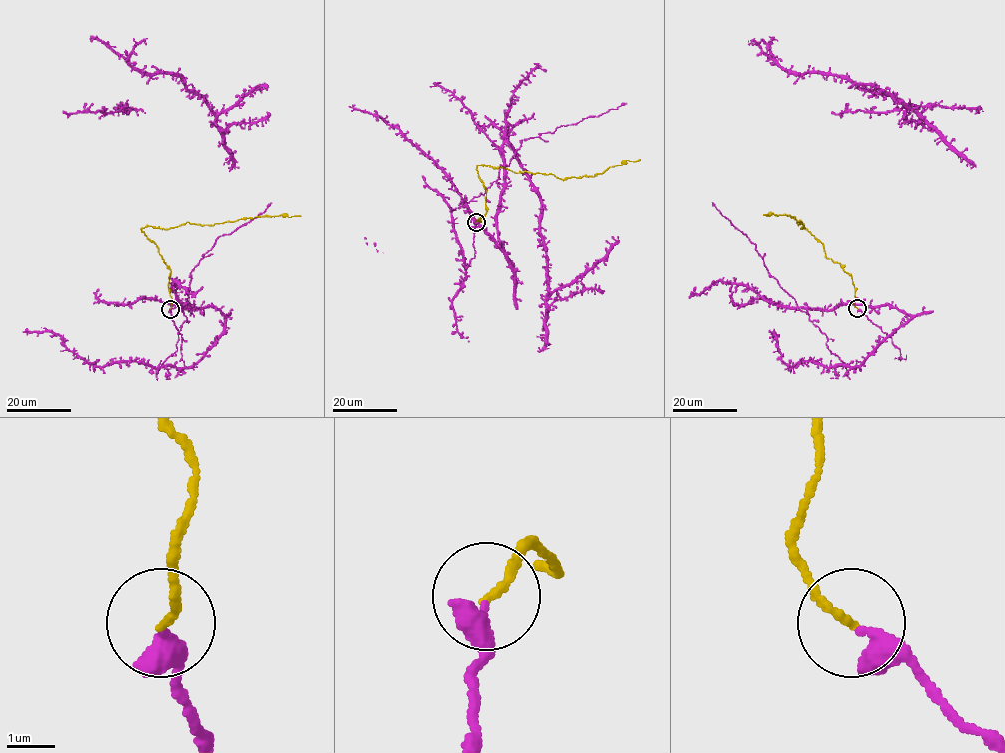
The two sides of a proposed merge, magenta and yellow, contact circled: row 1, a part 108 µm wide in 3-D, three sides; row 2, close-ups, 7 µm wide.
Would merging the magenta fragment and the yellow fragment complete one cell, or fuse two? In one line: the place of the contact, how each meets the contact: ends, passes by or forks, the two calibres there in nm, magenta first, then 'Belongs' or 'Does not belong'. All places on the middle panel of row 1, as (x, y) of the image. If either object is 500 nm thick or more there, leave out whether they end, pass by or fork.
Place: (476, 222). At the ring magenta ends. At the ring yellow ends. Thickness 440 nm (magenta) against 160 nm. Belongs

